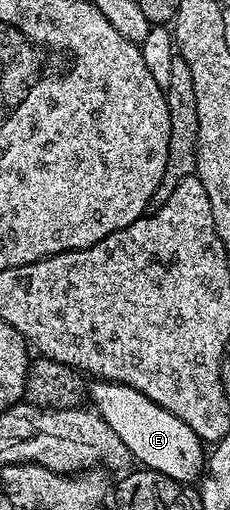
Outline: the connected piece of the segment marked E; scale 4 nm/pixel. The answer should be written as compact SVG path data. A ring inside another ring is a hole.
M109 379L93 384L90 387L91 406L106 421L106 425L118 433L129 456L135 462L137 459L141 468L157 471L185 485L195 484L201 478L206 467L206 447L186 421L174 417L174 413L162 409L162 405L150 401L150 397L138 393L138 389L130 389L130 385L112 383Z

